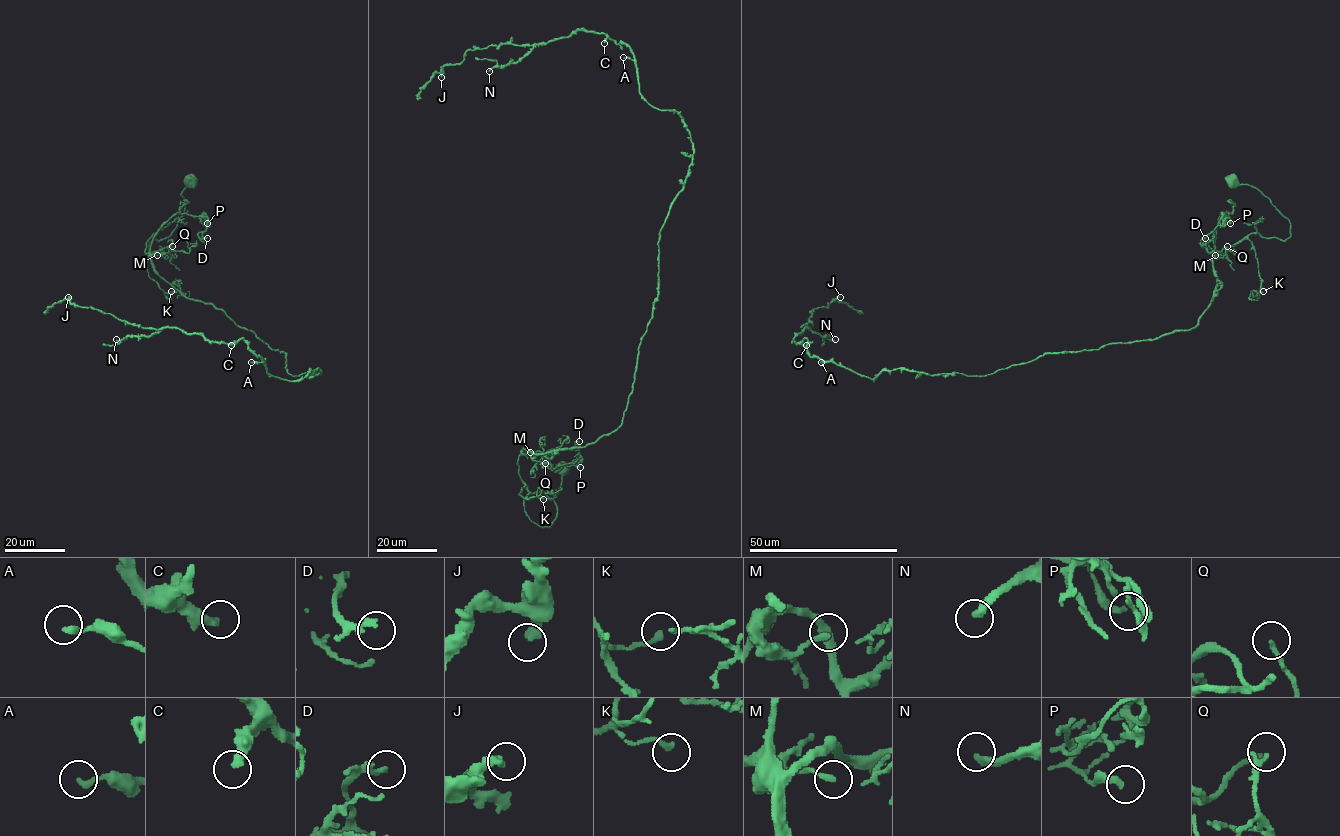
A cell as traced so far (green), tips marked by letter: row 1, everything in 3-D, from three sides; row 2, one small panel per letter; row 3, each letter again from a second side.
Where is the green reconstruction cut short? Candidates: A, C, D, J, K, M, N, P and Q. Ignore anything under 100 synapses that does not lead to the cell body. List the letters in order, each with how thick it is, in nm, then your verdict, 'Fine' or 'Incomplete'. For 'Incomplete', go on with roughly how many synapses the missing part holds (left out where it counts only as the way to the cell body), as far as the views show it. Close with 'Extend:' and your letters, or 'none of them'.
A: Thickness 240 nm. Fine
C: Thickness 320 nm. Fine
D: Thickness 200 nm. Fine
J: Thickness 320 nm. Fine
K: Thickness 240 nm. Fine
M: Thickness 200 nm. Fine
N: Thickness 280 nm. Incomplete. Roughly 200 synapses
P: Thickness 280 nm. Fine
Q: Thickness 200 nm. Fine
Extend: N

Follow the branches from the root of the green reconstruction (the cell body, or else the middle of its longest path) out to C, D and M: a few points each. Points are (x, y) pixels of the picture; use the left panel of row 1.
C: (191, 181), (175, 229), (146, 242), (153, 268), (283, 351), (291, 375), (321, 372), (280, 379), (231, 345)
D: (191, 181), (177, 227), (159, 240), (156, 232), (145, 252), (175, 213), (205, 216), (207, 238)
M: (191, 181), (181, 193), (184, 213), (175, 229), (146, 242), (145, 252), (157, 255)

